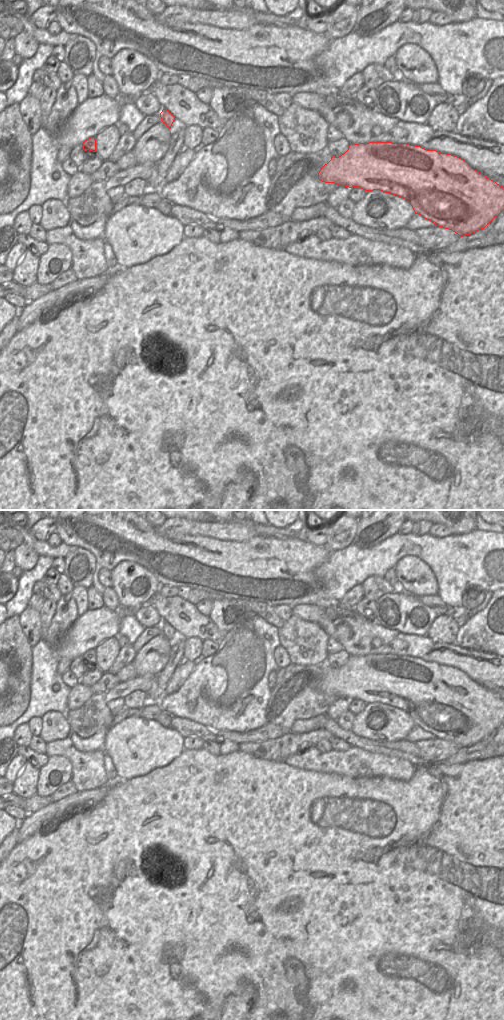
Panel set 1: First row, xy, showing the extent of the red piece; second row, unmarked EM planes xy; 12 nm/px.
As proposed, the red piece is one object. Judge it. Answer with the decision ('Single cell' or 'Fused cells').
Single cell.

